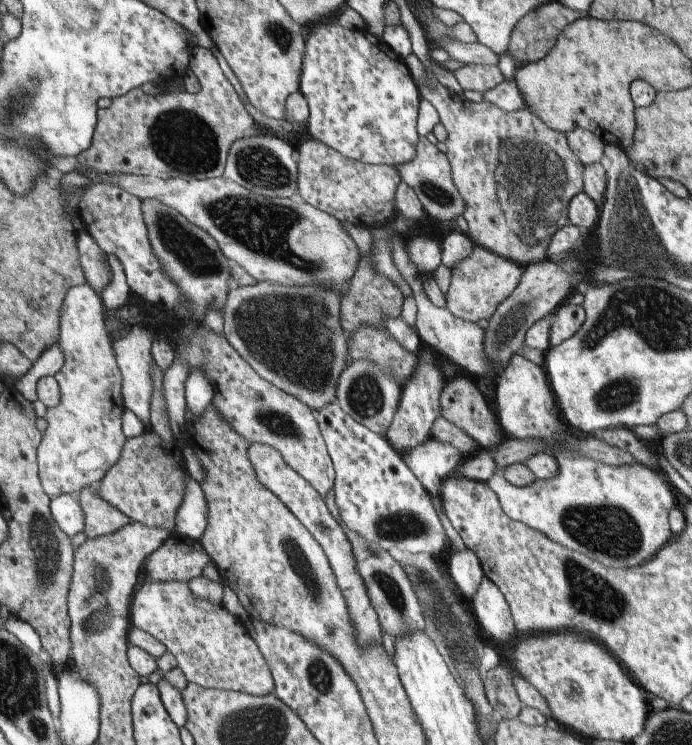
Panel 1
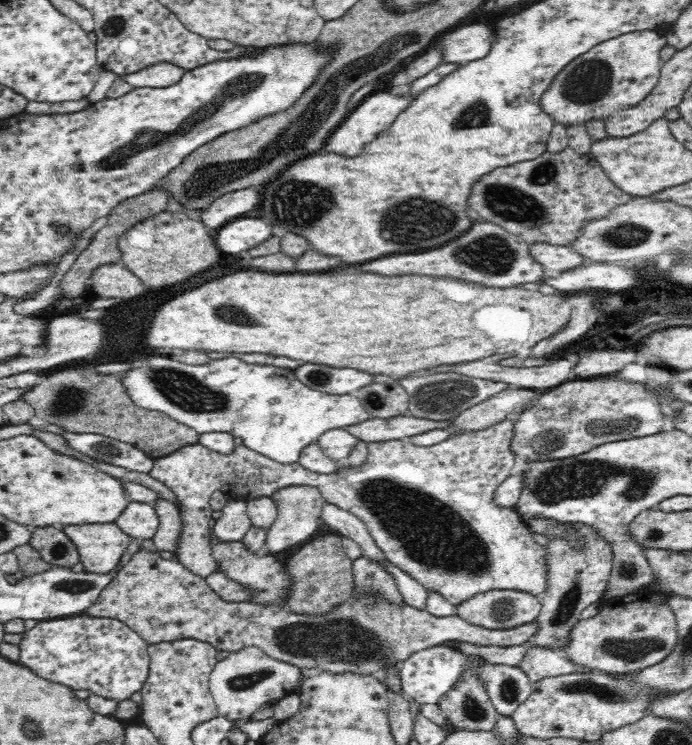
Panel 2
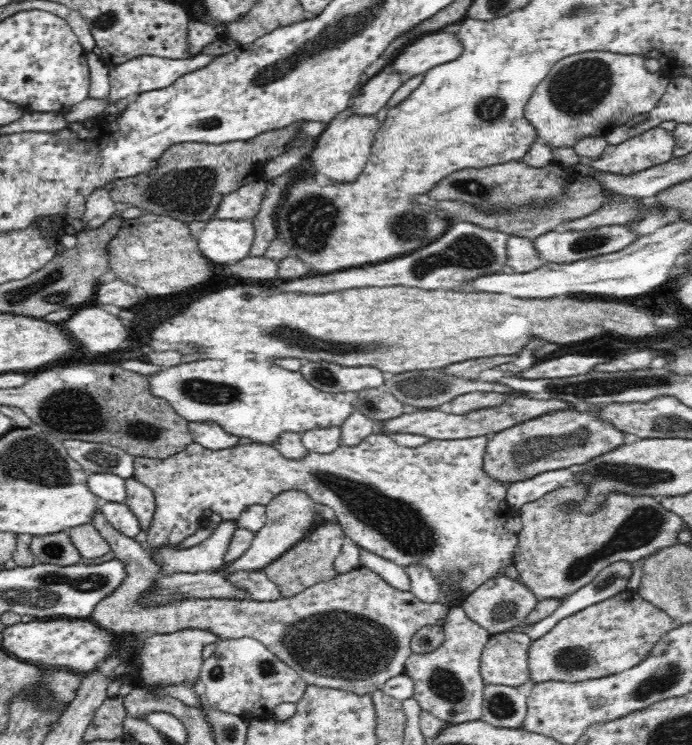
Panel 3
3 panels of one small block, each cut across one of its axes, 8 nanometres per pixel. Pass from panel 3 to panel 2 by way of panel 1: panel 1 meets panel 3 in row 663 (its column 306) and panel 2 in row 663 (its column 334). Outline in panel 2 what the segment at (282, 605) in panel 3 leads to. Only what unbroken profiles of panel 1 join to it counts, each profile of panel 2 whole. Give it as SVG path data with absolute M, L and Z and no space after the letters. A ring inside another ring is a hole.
M145 549L119 568L111 584L84 614L121 620L149 645L196 639L230 653L256 647L276 660L300 668L319 668L338 674L372 674L394 662L403 662L414 652L450 641L487 647L518 646L538 630L537 620L511 629L482 628L457 614L436 617L427 610L414 609L408 604L398 607L388 601L376 605L374 595L365 599L354 596L353 603L344 603L329 615L316 616L296 614L282 605L226 602L208 587L206 579L193 574L177 560L161 558L158 552Z

